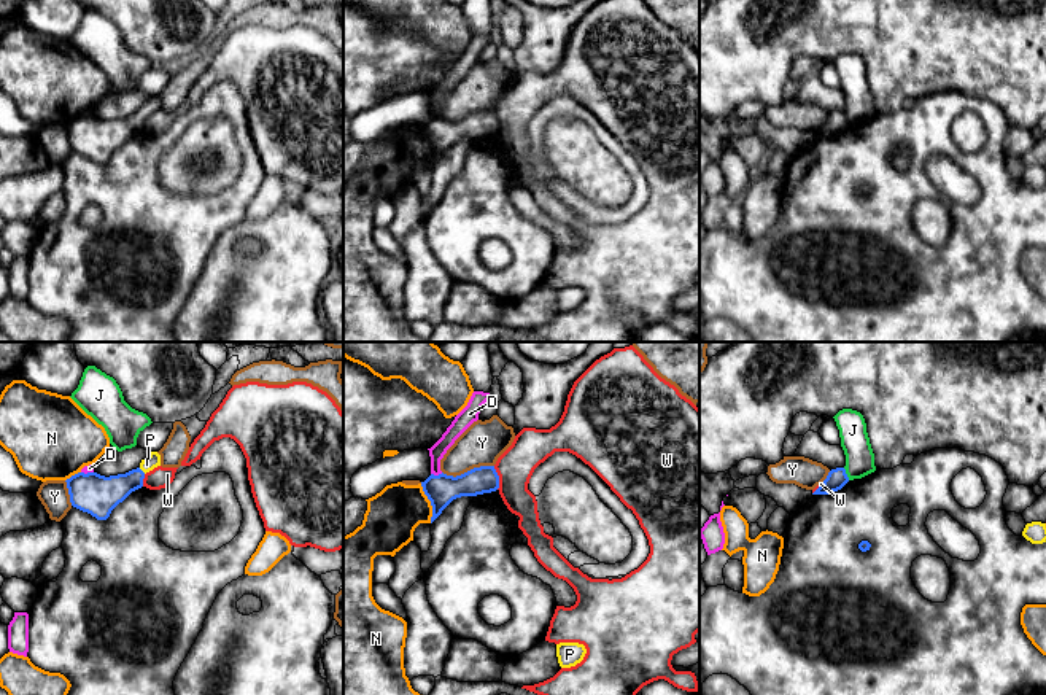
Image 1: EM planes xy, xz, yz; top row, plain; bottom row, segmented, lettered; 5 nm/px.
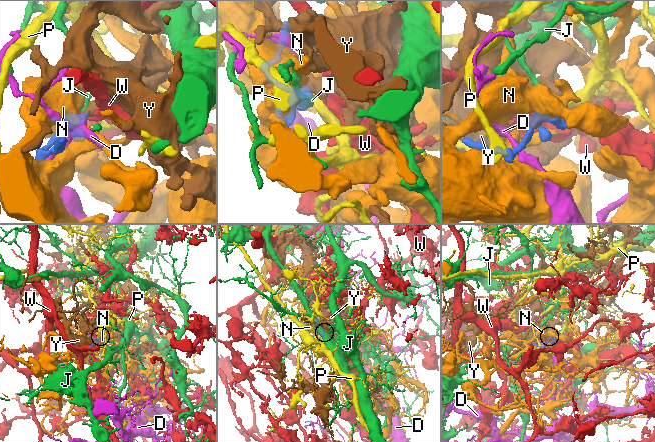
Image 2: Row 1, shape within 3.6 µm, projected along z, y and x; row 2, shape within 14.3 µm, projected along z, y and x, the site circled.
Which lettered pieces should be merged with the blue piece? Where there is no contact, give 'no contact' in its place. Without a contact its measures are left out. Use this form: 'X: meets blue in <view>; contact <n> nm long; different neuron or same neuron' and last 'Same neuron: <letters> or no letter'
D: meets blue in xz; contact 60 nm long; different neuron
J: meets blue in yz; contact 70 nm long; different neuron
N: meets blue in xz; contact 200 nm long; different neuron
P: meets blue in xy; contact 50 nm long; same neuron
W: meets blue in xz; contact 120 nm long; different neuron
Y: meets blue in xz; contact 260 nm long; different neuron
Same neuron: P

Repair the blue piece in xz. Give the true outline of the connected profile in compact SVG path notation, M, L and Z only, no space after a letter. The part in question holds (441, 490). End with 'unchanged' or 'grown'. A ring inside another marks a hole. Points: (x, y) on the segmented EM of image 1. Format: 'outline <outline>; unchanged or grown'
outline M480 466L456 477L444 472L439 476L431 474L421 482L421 487L432 506L432 523L453 499L496 491L499 476L494 466Z; unchanged

